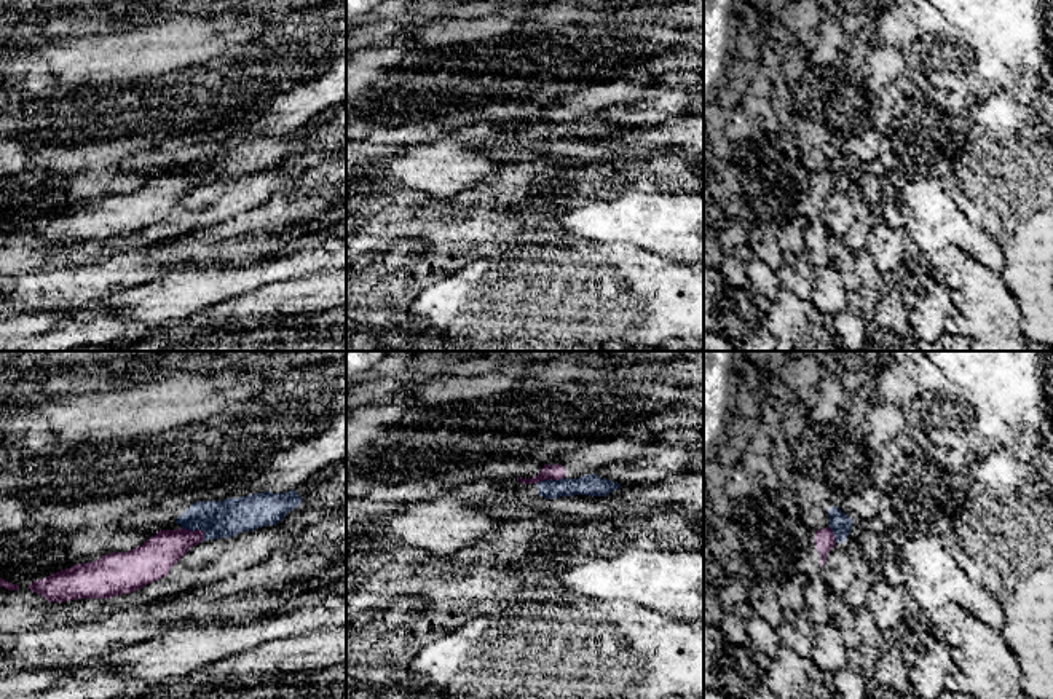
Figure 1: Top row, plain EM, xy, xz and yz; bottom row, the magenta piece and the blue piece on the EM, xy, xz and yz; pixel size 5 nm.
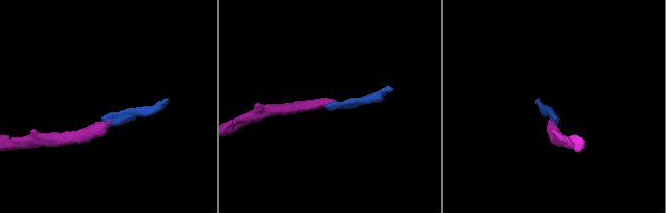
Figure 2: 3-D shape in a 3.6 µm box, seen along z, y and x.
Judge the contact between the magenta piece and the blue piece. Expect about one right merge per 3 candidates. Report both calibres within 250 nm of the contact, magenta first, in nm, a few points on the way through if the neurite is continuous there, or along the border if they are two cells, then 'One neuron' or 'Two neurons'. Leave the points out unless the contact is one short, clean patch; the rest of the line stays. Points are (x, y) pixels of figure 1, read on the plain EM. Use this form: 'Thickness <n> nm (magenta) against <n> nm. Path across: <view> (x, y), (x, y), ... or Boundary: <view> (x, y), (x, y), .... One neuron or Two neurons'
Thickness 190 nm (magenta) against 190 nm. Boundary: xy (182, 169), (201, 173), (205, 182). Two neurons

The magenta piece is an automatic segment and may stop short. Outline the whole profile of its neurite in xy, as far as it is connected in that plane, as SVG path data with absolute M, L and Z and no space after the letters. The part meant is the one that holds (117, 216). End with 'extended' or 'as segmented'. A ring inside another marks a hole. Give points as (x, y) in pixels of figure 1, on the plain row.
M161 172L132 193L112 195L96 204L61 212L34 223L29 231L49 246L131 236L168 219L171 211L203 184L203 172Z | as segmented

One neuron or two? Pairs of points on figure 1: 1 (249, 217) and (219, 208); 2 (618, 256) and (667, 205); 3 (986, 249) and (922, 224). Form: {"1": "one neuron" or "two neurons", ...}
{"1": "two neurons", "2": "two neurons", "3": "one neuron"}

